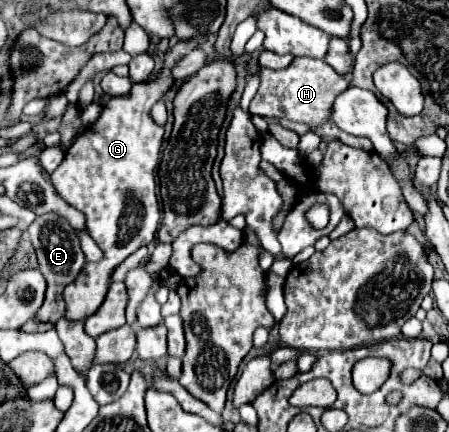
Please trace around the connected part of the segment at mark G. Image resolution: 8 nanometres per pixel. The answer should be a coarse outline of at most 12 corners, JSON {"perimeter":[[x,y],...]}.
{"perimeter":[[168,70],[110,98],[50,174],[104,252],[64,288],[64,318],[100,308],[112,272],[158,230]]}

